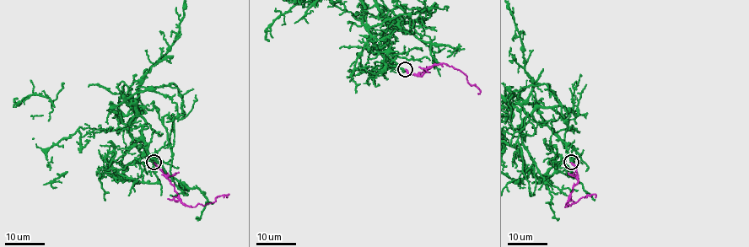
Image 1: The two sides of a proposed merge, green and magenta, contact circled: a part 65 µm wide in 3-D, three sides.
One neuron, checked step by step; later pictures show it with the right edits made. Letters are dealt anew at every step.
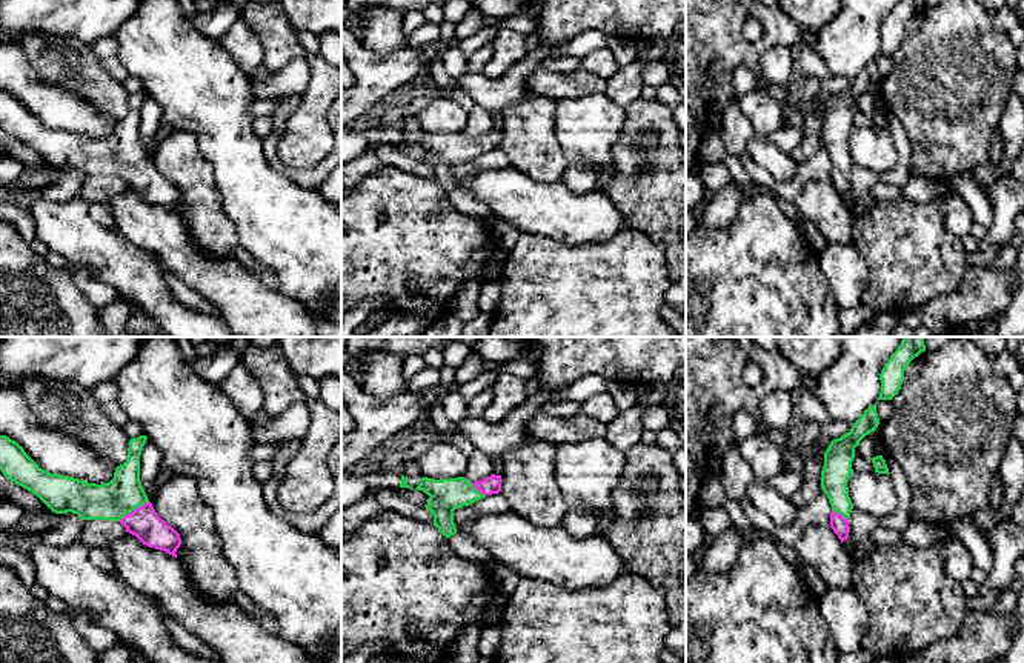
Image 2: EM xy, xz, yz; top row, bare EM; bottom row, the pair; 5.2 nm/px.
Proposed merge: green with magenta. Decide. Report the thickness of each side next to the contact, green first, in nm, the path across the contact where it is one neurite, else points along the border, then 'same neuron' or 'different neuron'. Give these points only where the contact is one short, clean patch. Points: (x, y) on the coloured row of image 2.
calibres 200 and 160 nm; way xy (113, 500), (123, 500), (132, 509), (145, 523); same neuron

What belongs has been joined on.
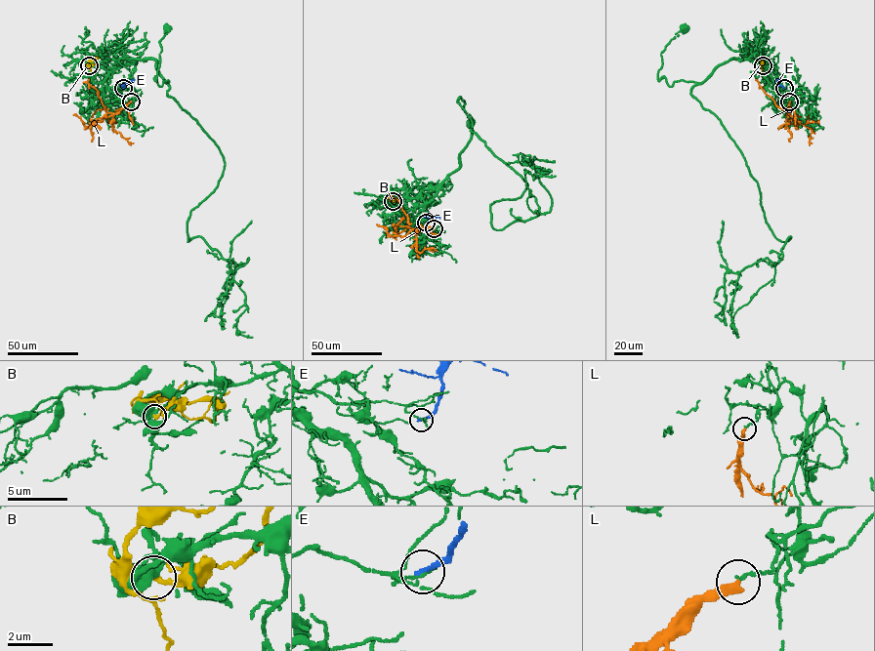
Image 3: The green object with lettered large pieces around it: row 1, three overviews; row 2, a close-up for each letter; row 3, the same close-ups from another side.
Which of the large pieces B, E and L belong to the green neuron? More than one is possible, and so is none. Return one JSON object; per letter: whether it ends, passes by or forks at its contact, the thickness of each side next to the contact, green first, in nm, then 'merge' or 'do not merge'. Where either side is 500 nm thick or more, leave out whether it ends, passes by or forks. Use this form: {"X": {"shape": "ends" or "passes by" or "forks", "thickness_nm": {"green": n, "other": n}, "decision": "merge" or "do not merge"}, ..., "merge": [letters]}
{"B": {"shape": "ends", "thickness_nm": {"green": 400, "other": 240}, "decision": "do not merge"}, "E": {"shape": "ends", "thickness_nm": {"green": 180, "other": 240}, "decision": "do not merge"}, "L": {"shape": "ends", "thickness_nm": {"green": 120, "other": 320}, "decision": "do not merge"}, "merge": []}

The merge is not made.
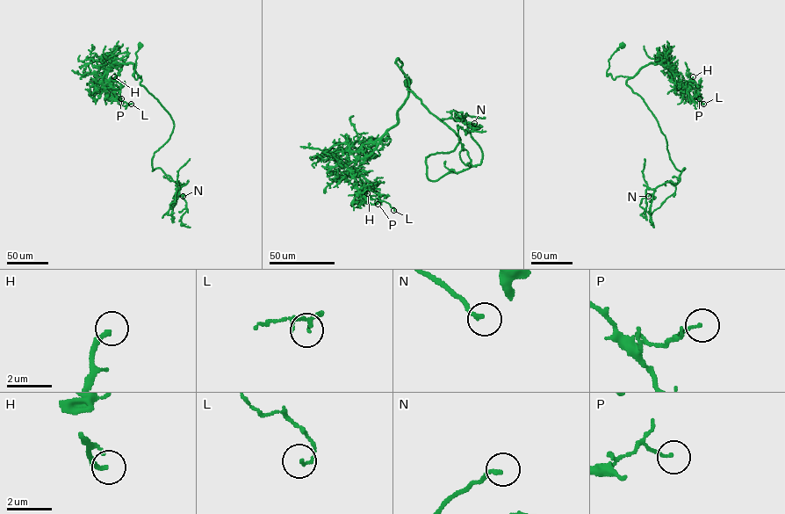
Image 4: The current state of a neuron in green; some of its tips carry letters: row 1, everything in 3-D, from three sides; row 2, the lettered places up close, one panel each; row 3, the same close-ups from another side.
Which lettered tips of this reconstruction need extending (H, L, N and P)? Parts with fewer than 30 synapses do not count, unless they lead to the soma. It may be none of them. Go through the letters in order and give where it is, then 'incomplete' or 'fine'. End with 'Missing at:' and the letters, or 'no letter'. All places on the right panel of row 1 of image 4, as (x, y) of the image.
H: at (693, 76); incomplete
L: at (703, 104); fine
N: at (648, 196); incomplete
P: at (699, 98); fine
Missing at: H, N

